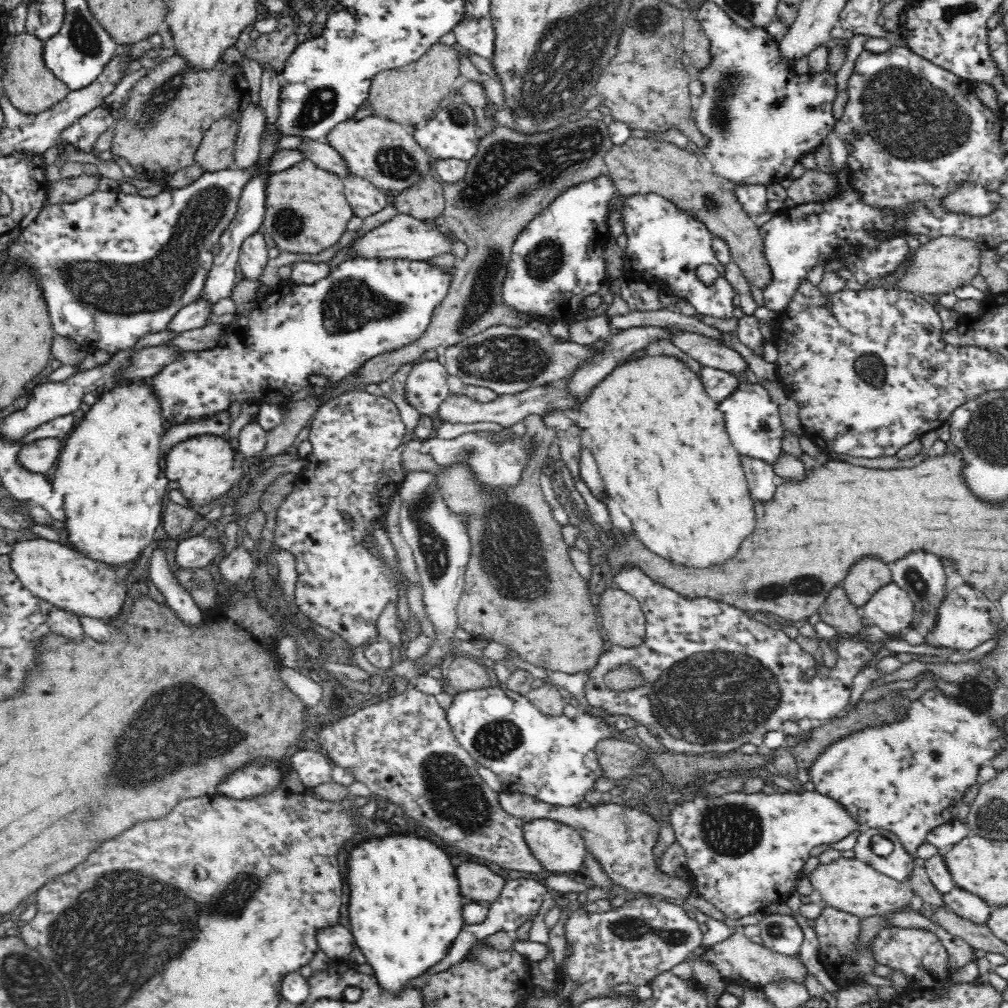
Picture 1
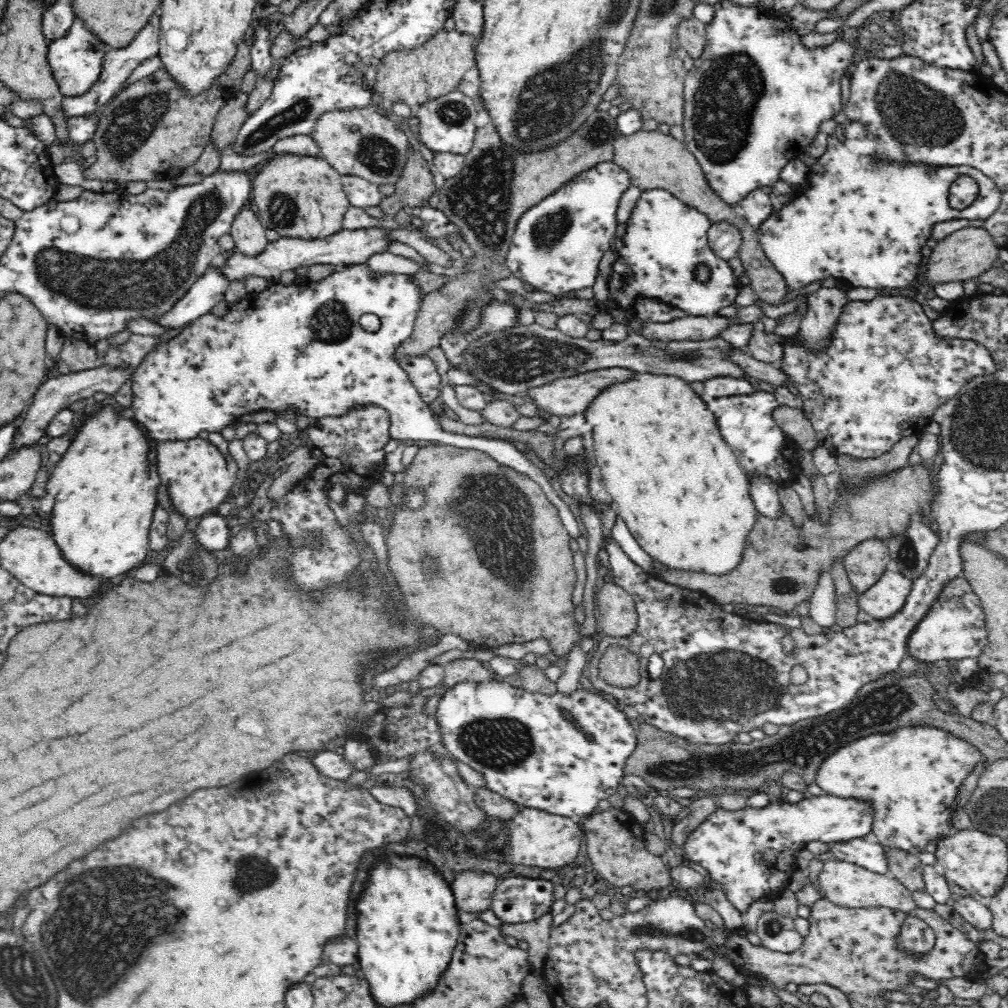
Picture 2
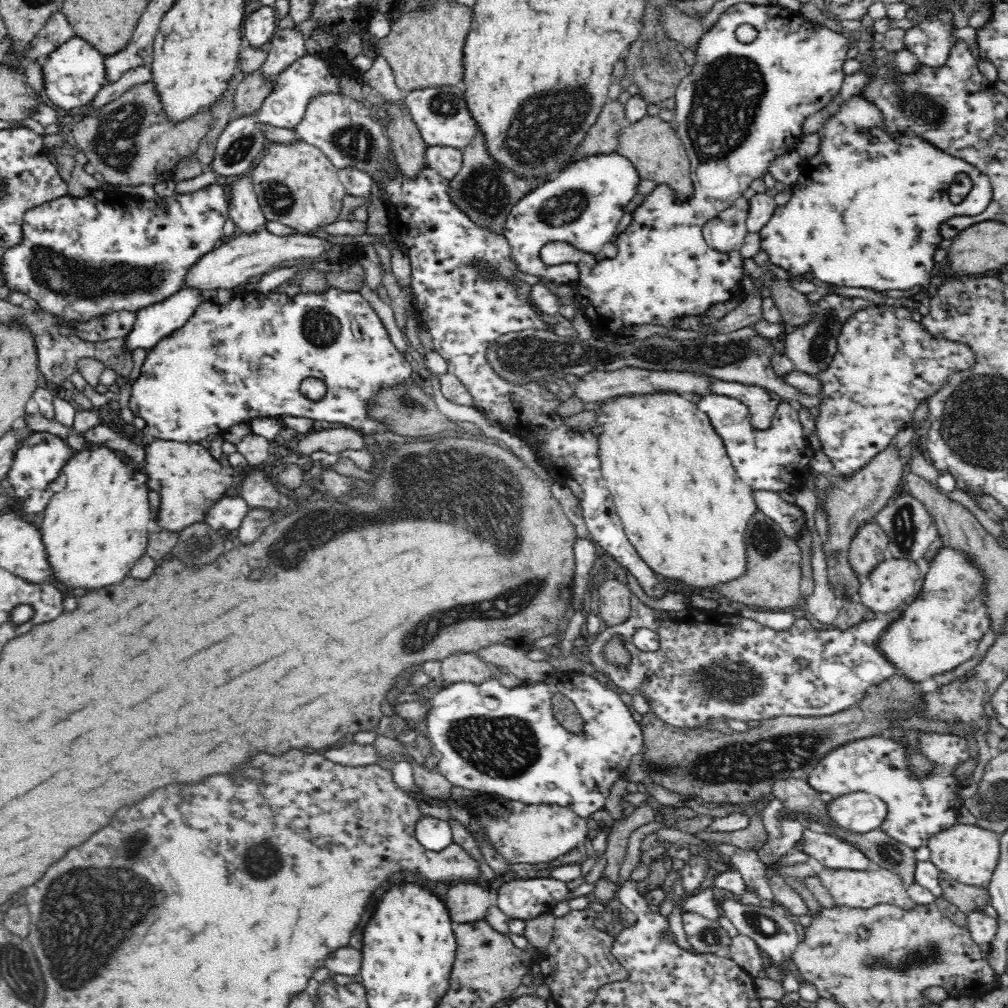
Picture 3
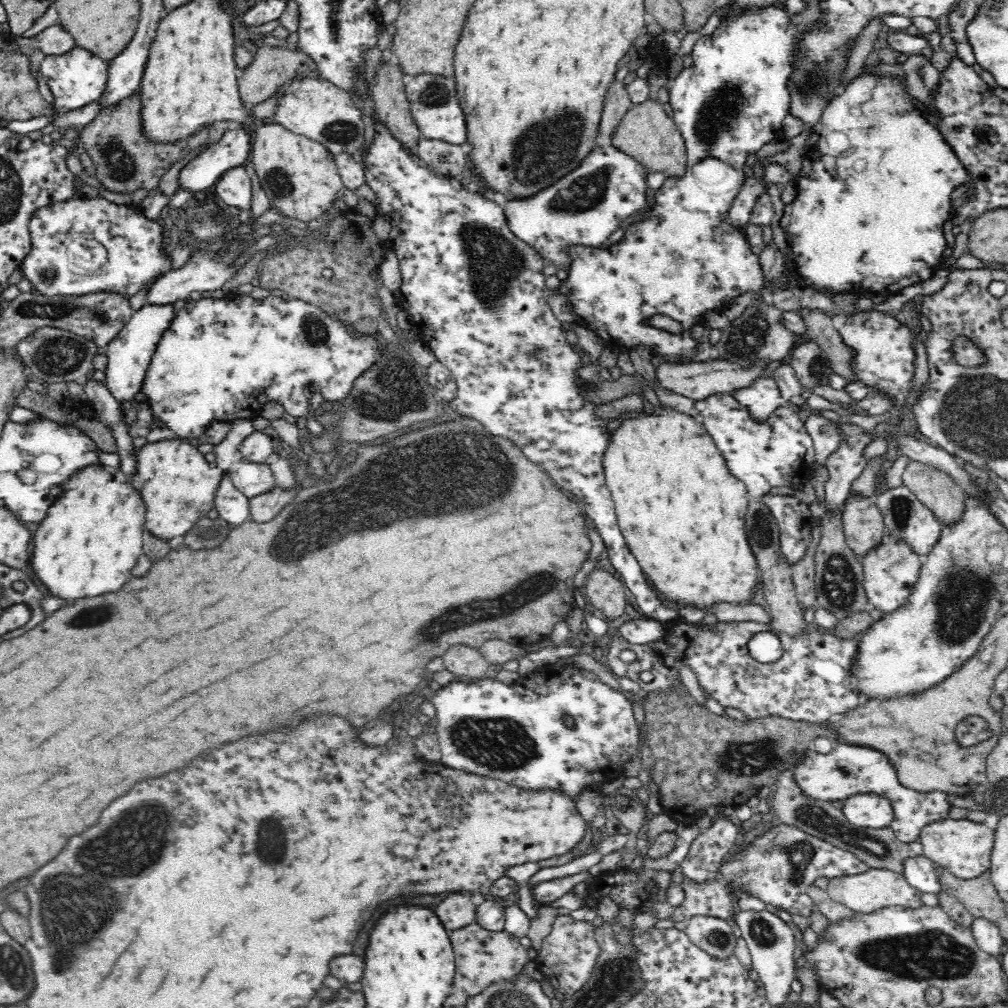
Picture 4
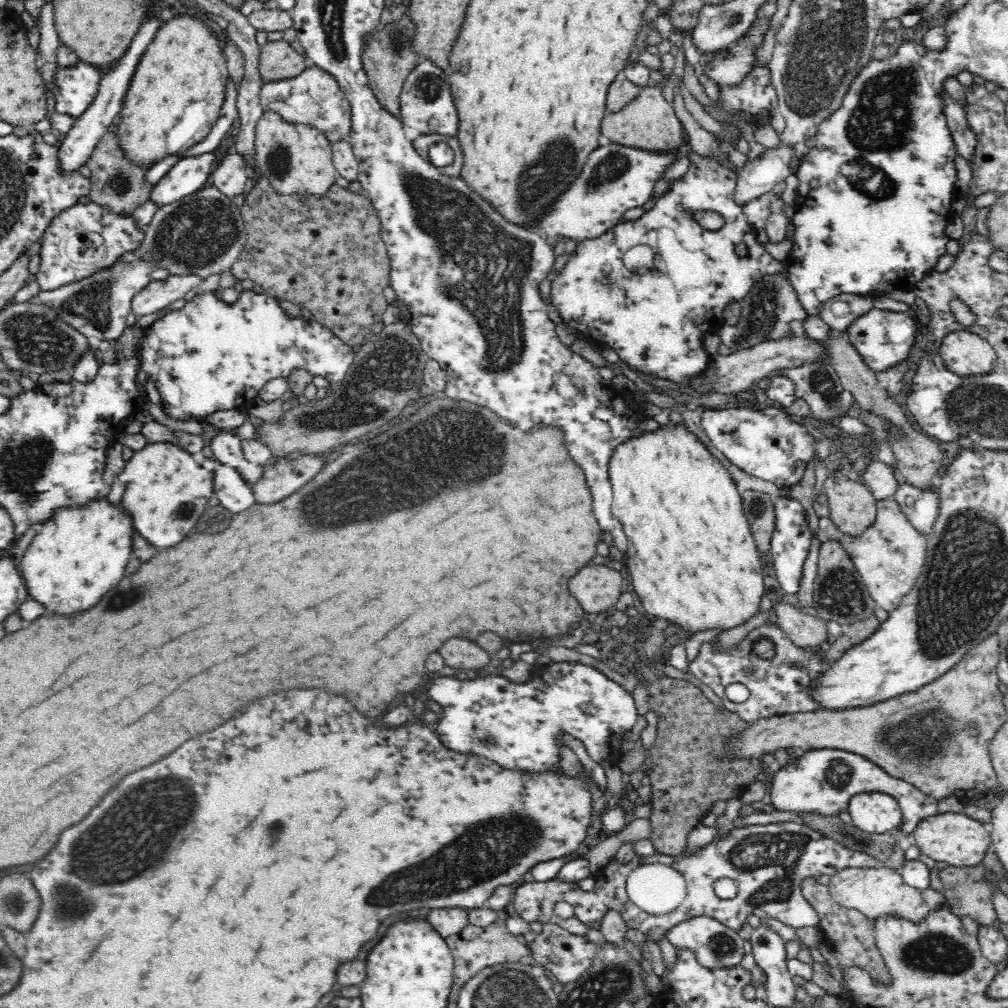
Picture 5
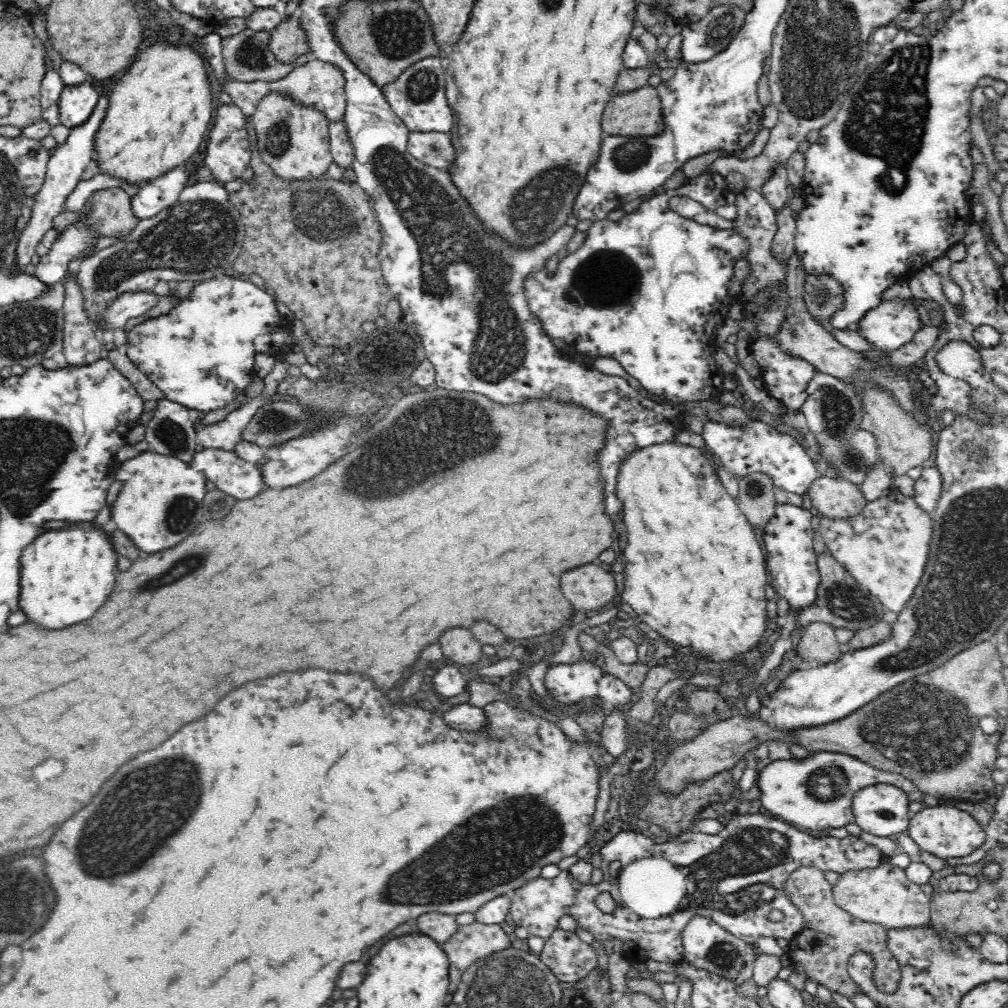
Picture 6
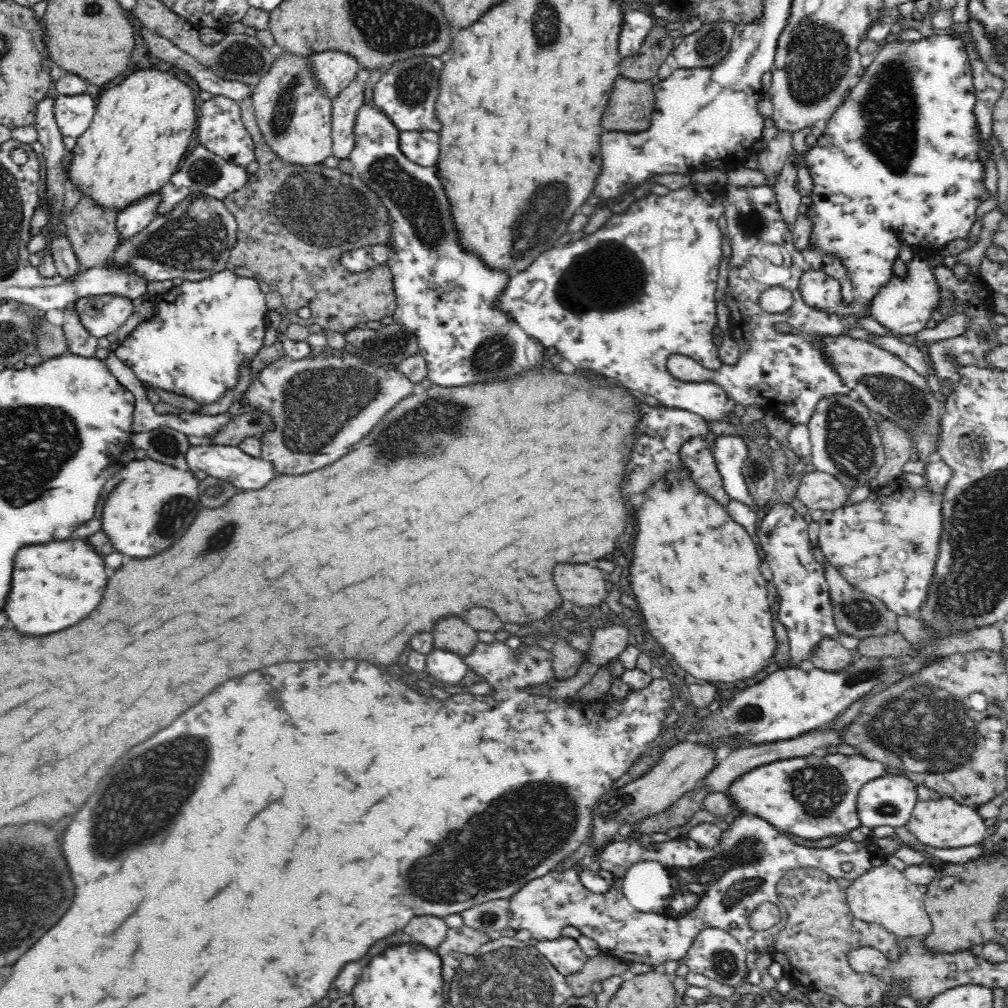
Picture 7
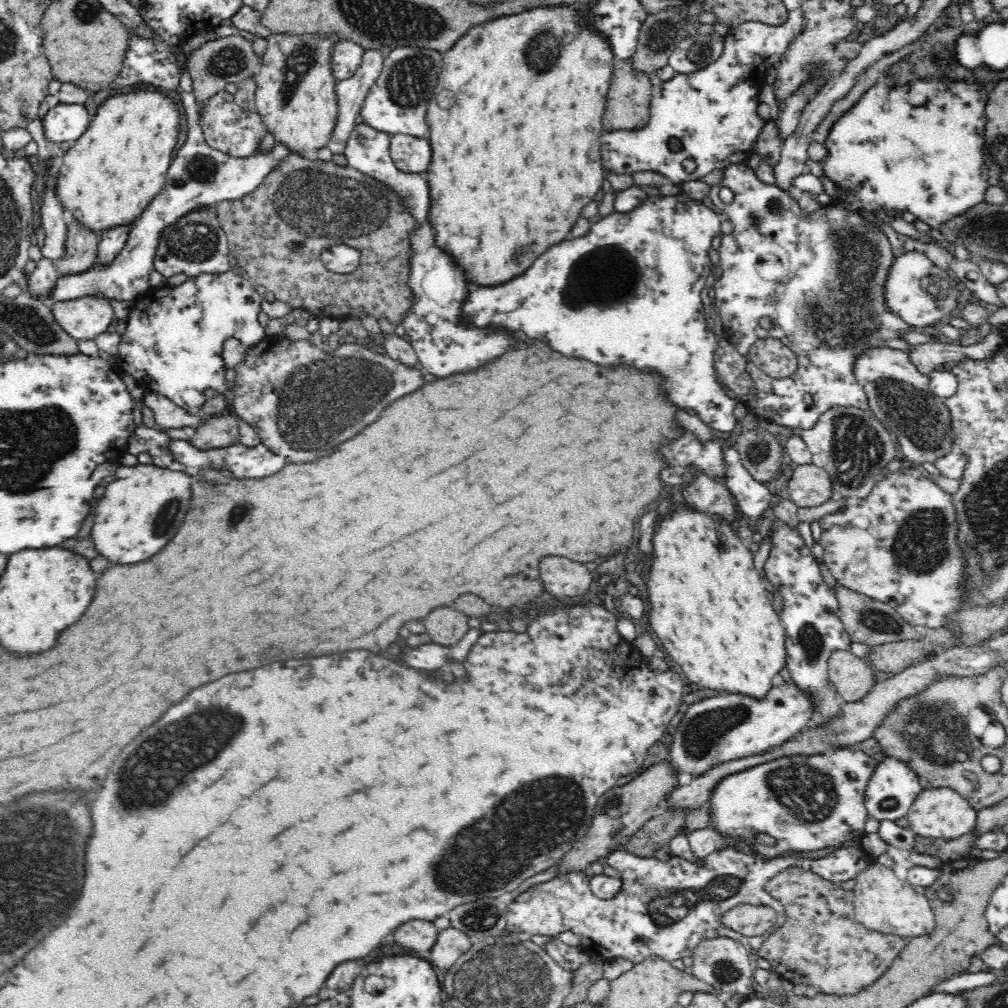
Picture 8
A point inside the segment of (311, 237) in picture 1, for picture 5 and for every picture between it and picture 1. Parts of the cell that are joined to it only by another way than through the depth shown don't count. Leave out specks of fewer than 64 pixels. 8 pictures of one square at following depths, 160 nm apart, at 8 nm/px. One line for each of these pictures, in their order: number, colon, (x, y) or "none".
2: (302, 196)
3: (297, 185)
4: (299, 174)
5: (295, 157)

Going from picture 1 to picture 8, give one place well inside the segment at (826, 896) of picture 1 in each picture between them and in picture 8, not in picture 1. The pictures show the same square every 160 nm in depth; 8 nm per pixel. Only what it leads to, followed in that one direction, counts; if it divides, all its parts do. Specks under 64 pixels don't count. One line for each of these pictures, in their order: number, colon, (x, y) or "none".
2: (846, 884)
3: (855, 889)
4: (876, 889)
5: (879, 892)
6: (884, 895)
7: (883, 896)
8: (884, 903)

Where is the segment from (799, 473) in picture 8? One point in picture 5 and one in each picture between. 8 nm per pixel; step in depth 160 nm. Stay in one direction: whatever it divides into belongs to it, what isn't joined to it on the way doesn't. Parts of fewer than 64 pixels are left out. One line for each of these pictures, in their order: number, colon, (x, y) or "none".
5: (852, 507)
6: (834, 497)
7: (818, 490)

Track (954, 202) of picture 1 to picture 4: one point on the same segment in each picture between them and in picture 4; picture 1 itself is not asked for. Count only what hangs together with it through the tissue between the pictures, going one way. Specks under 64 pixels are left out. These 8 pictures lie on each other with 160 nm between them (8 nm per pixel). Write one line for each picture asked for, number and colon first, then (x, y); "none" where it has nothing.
2: (863, 219)
3: (863, 214)
4: (873, 196)

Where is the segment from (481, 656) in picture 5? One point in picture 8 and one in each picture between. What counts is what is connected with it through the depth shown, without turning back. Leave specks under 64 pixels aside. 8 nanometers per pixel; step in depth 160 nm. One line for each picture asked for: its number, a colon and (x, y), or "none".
6: (459, 644)
7: (452, 633)
8: (447, 626)

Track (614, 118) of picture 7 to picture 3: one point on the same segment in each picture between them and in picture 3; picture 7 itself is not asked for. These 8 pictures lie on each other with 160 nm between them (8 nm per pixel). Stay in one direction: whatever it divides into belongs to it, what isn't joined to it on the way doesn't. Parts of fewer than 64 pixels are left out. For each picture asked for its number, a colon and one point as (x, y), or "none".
3: (654, 148)
4: (646, 132)
5: (648, 121)
6: (637, 112)

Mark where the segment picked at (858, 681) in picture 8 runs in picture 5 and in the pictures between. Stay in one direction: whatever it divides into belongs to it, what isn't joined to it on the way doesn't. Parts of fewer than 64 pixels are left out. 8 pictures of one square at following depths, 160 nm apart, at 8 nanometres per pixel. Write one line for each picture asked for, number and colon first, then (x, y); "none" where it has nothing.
5: (806, 631)
6: (817, 645)
7: (831, 656)

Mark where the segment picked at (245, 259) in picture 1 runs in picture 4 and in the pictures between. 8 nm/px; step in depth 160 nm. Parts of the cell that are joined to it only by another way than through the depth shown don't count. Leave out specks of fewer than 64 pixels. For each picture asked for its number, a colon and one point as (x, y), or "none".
2: (249, 233)
3: (244, 209)
4: (234, 188)

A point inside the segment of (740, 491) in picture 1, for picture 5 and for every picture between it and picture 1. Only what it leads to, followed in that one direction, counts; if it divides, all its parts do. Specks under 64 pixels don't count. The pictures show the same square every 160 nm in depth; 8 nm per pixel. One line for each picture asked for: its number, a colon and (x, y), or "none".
2: (676, 484)
3: (683, 507)
4: (681, 511)
5: (694, 562)

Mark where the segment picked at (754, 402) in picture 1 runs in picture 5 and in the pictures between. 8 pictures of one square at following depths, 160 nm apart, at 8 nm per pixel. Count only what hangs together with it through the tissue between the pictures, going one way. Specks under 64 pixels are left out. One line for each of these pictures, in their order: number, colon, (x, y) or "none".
2: (762, 449)
3: (778, 458)
4: (778, 452)
5: (765, 442)

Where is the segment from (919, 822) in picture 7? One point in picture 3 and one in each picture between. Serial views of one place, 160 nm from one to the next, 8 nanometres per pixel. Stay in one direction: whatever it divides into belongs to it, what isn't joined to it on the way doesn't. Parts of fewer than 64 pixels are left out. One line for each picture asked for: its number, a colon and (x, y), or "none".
3: (967, 852)
4: (964, 847)
5: (954, 837)
6: (944, 831)

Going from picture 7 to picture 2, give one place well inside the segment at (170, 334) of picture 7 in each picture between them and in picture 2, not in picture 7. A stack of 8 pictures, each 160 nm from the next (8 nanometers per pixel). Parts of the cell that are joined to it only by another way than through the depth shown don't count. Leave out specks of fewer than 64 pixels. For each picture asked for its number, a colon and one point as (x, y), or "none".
2: (299, 347)
3: (228, 363)
4: (222, 360)
5: (208, 356)
6: (201, 354)

